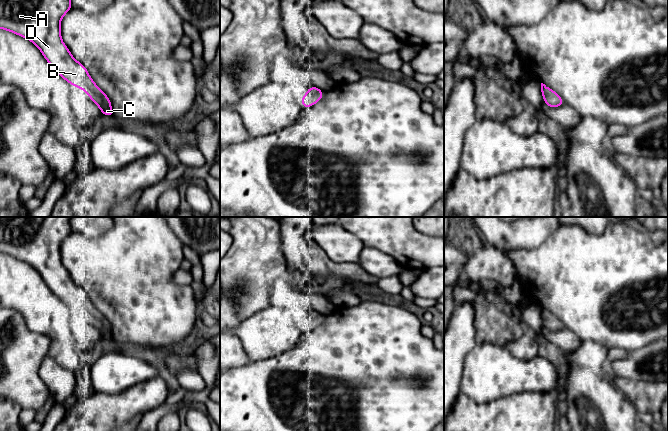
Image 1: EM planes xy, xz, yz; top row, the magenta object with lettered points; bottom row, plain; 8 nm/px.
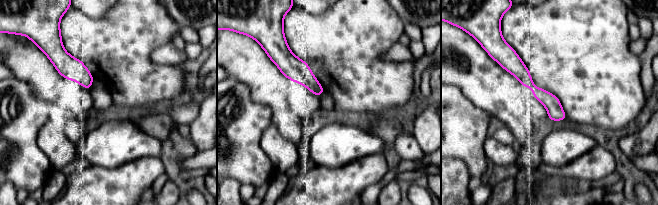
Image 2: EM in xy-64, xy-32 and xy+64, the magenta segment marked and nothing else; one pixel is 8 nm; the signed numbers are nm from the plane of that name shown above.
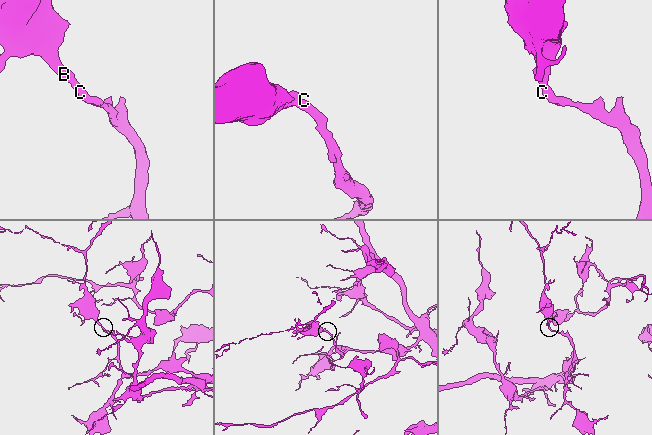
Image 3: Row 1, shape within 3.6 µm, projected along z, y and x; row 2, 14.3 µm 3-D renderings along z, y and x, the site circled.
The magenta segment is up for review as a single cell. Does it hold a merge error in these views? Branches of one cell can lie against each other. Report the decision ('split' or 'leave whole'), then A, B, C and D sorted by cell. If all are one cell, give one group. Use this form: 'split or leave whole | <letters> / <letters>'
leave whole | A B C D

